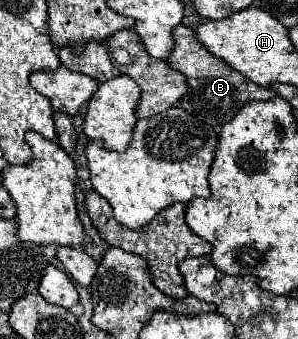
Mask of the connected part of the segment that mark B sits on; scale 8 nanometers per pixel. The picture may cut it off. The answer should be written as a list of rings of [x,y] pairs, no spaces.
[[[178,25],[174,29],[174,41],[176,41],[176,47],[172,55],[168,57],[168,63],[172,69],[178,69],[180,73],[184,73],[190,85],[190,91],[180,99],[180,107],[196,115],[198,119],[210,125],[222,125],[222,123],[228,123],[248,101],[268,101],[278,95],[274,89],[260,87],[254,81],[246,79],[240,71],[234,71],[224,59],[210,55],[210,51],[206,51],[206,47],[198,43],[196,31],[192,27]]]

